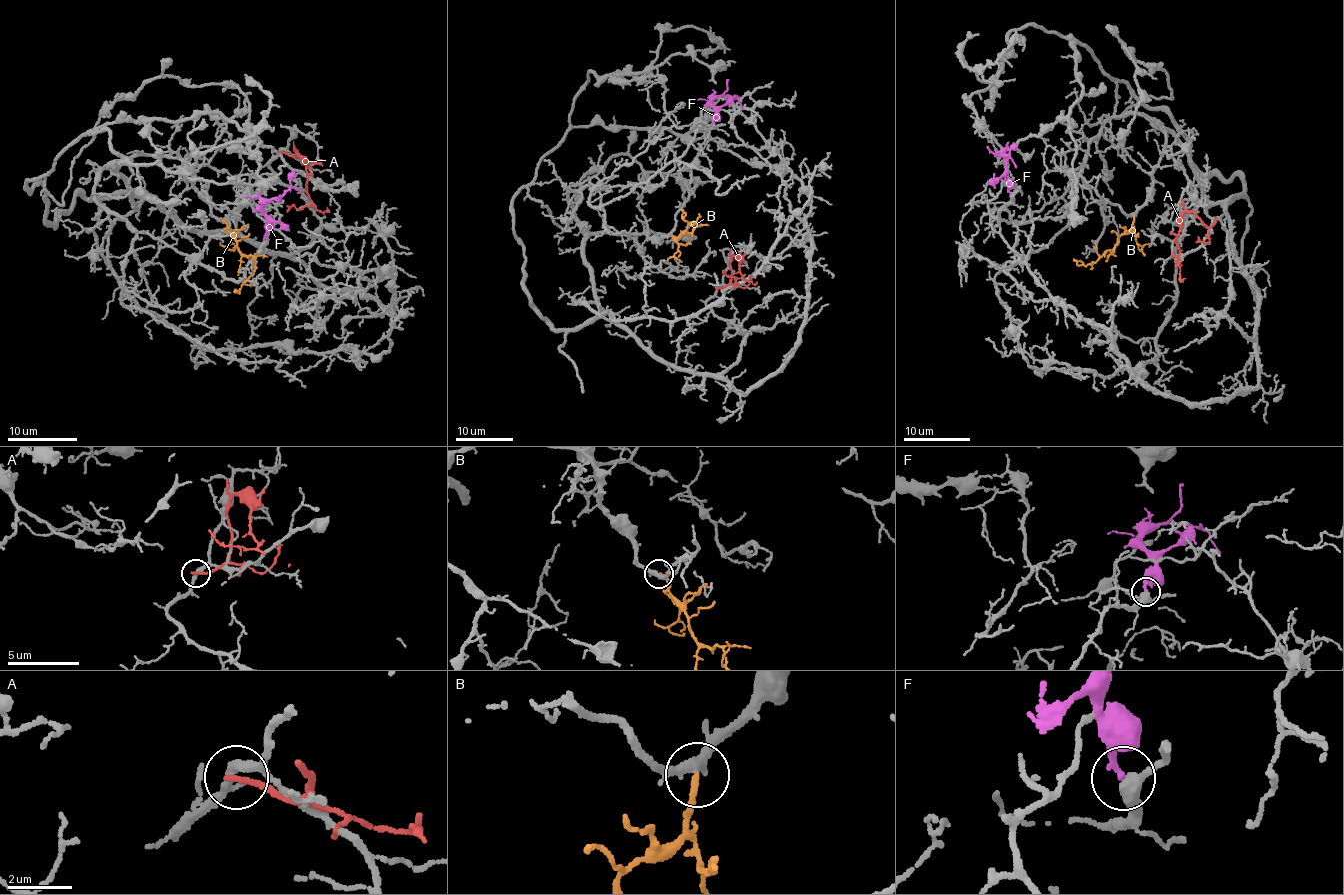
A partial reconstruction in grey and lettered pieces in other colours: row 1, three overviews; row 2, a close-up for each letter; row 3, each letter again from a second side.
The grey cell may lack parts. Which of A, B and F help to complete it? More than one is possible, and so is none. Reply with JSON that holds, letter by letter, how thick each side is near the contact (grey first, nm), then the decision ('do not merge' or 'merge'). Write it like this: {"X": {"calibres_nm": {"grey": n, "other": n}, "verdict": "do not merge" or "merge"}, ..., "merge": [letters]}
{"A": {"calibres_nm": {"grey": 280, "other": 200}, "verdict": "do not merge"}, "B": {"calibres_nm": {"grey": 300, "other": 190}, "verdict": "merge"}, "F": {"calibres_nm": {"grey": 400, "other": 190}, "verdict": "do not merge"}, "merge": ["B"]}

